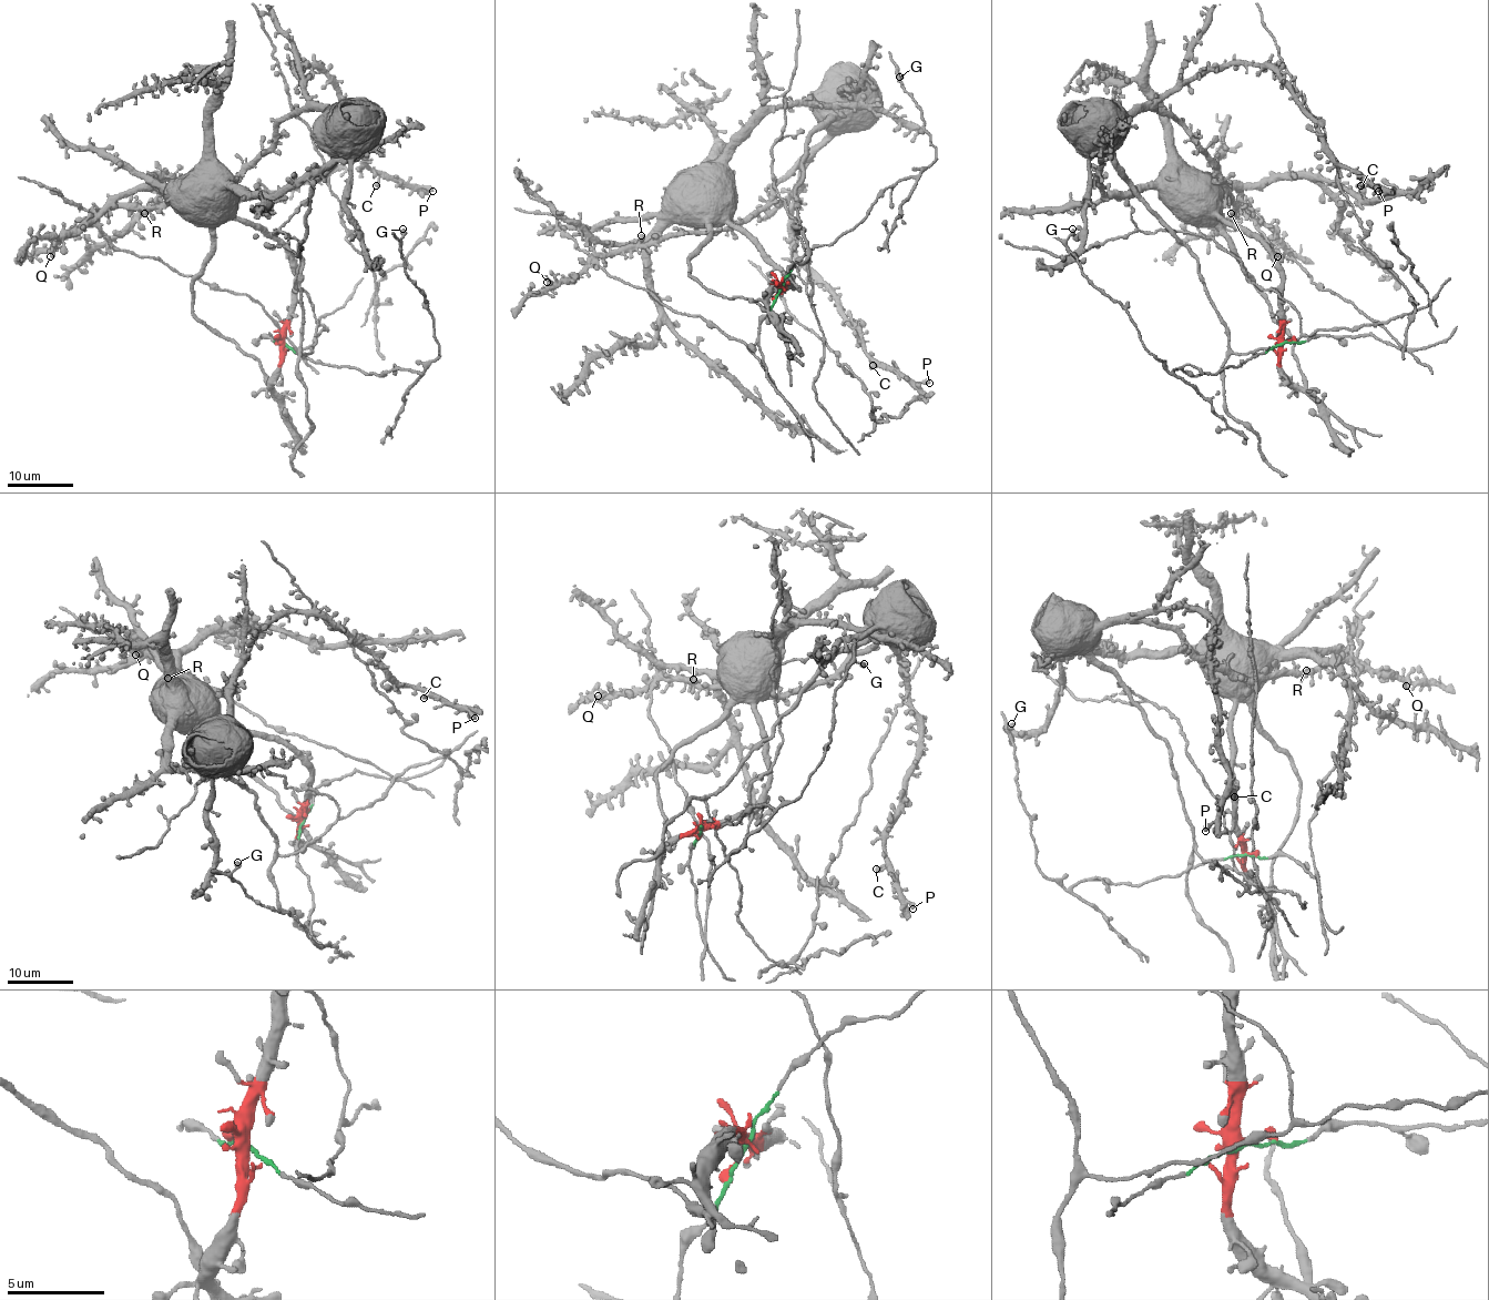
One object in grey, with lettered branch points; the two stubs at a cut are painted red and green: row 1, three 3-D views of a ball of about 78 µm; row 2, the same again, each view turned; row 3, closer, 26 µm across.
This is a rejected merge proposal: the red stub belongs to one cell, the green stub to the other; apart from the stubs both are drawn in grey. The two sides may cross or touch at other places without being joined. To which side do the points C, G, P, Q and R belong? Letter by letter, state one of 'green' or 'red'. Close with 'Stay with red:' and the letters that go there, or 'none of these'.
C: green
G: green
P: green
Q: green
R: green
Stay with red: none of these

